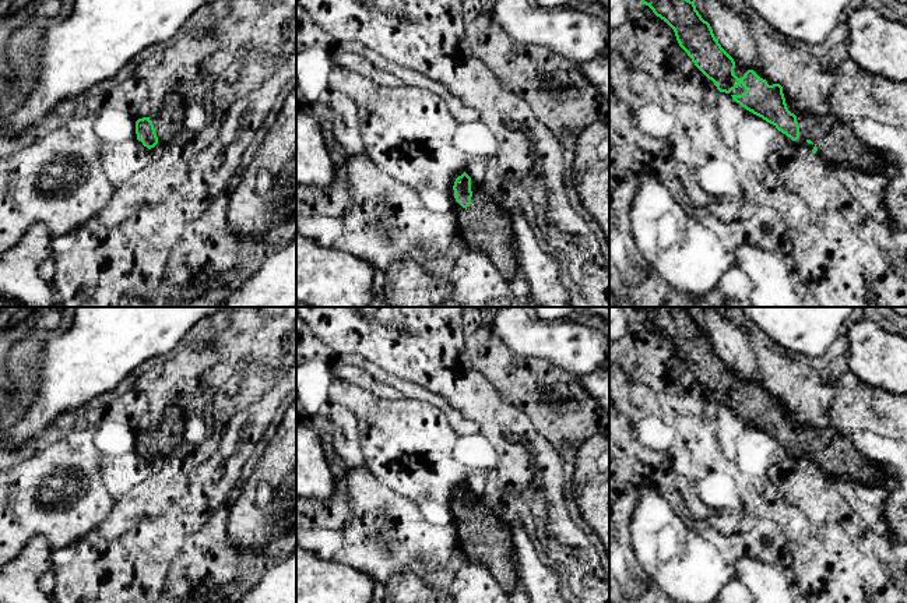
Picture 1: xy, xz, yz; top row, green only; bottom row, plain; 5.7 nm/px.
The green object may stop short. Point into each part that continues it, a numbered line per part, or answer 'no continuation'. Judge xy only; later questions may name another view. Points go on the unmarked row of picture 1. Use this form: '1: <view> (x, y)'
1: xy (168, 434)

